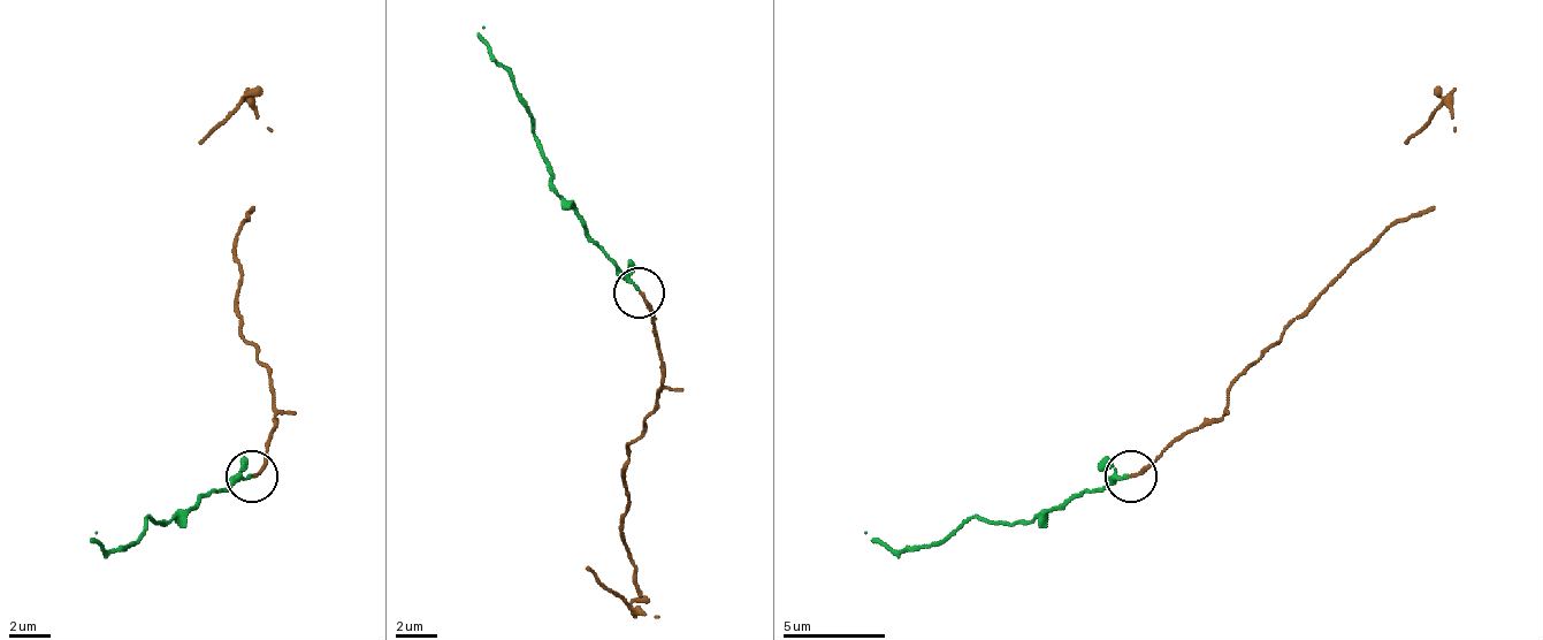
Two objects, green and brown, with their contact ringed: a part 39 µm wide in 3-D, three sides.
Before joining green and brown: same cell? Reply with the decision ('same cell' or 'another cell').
same cell

